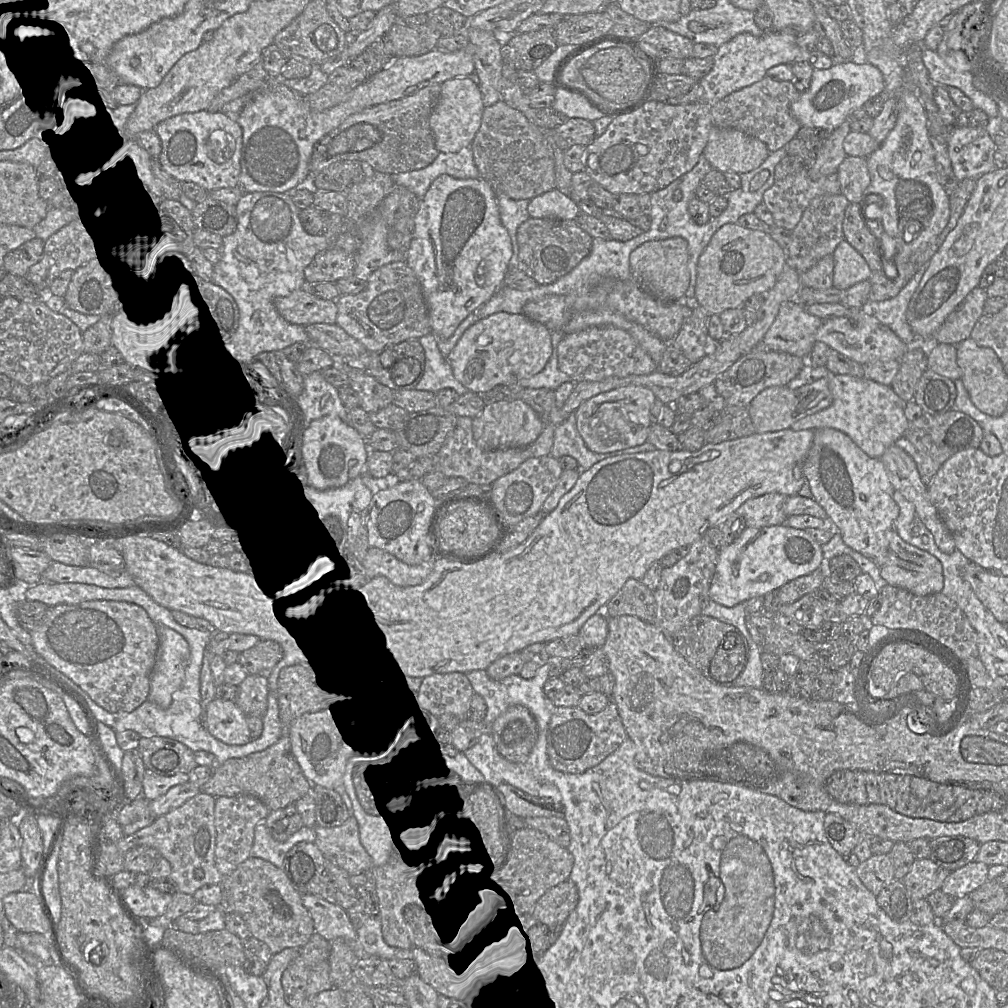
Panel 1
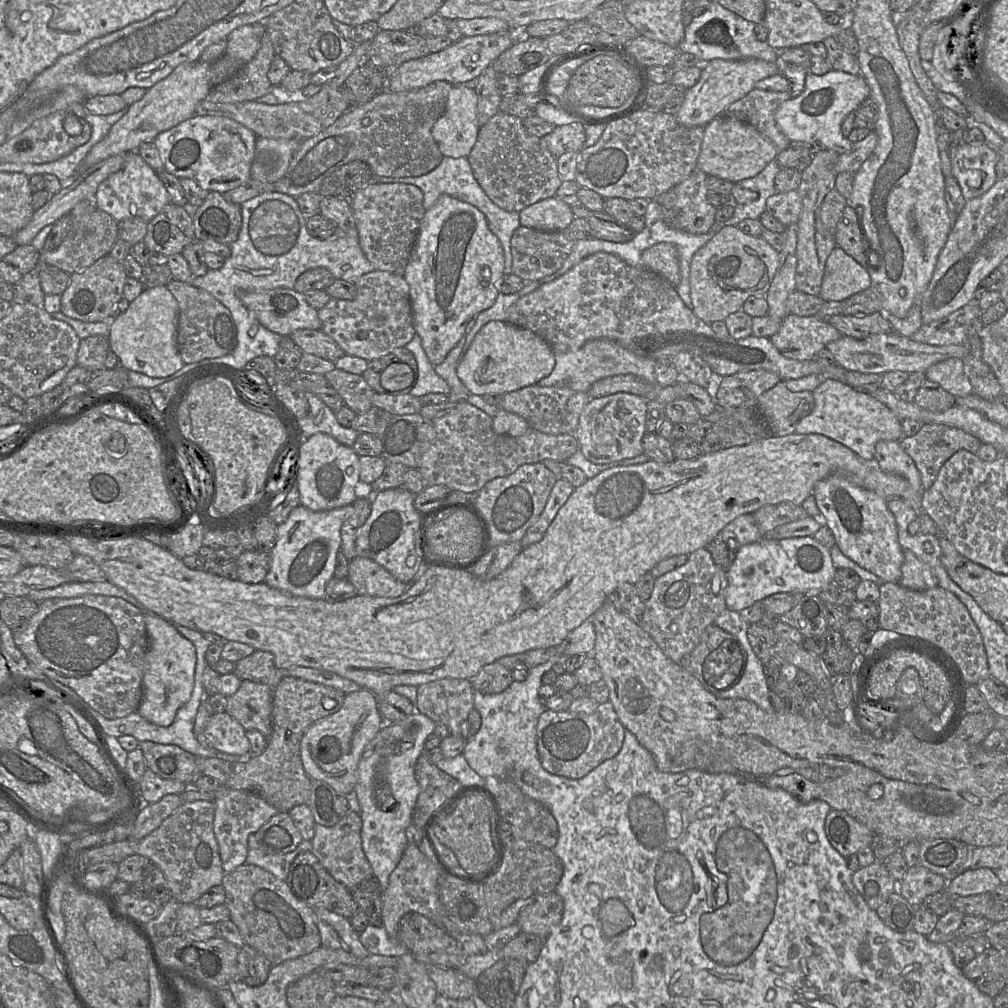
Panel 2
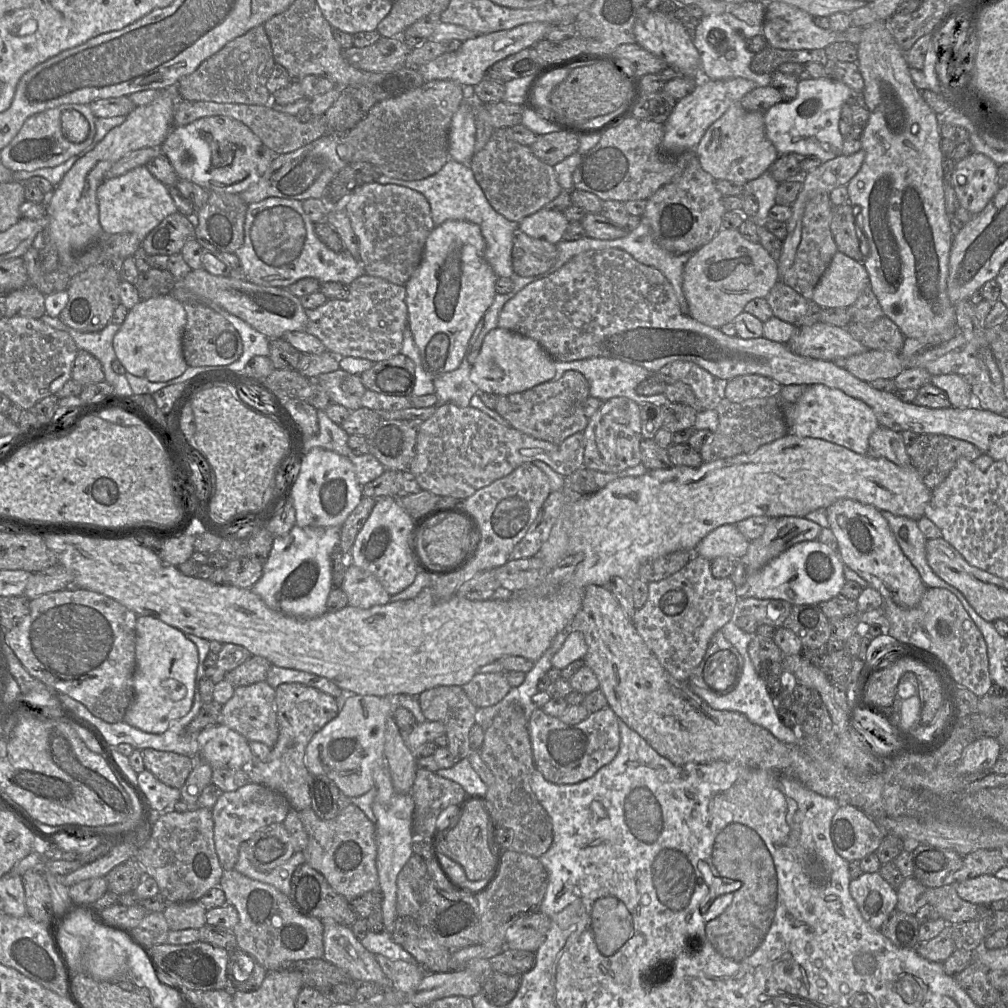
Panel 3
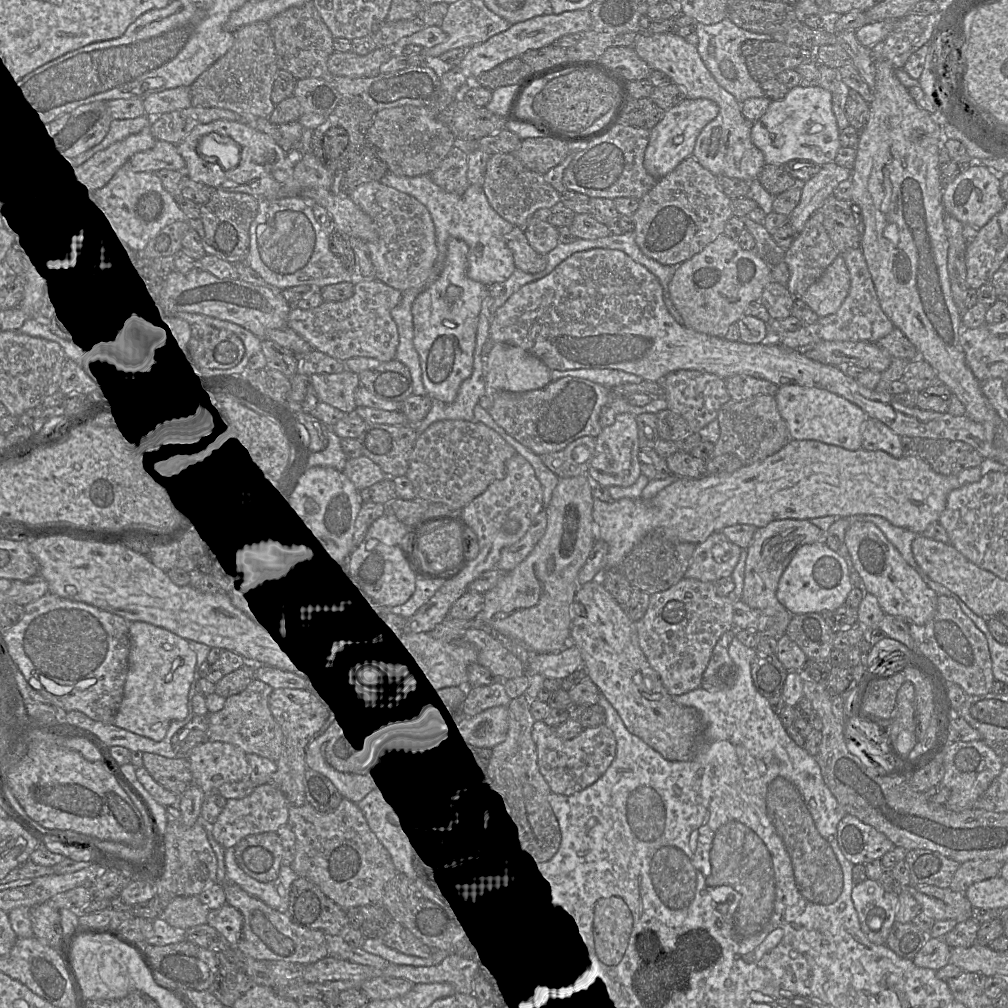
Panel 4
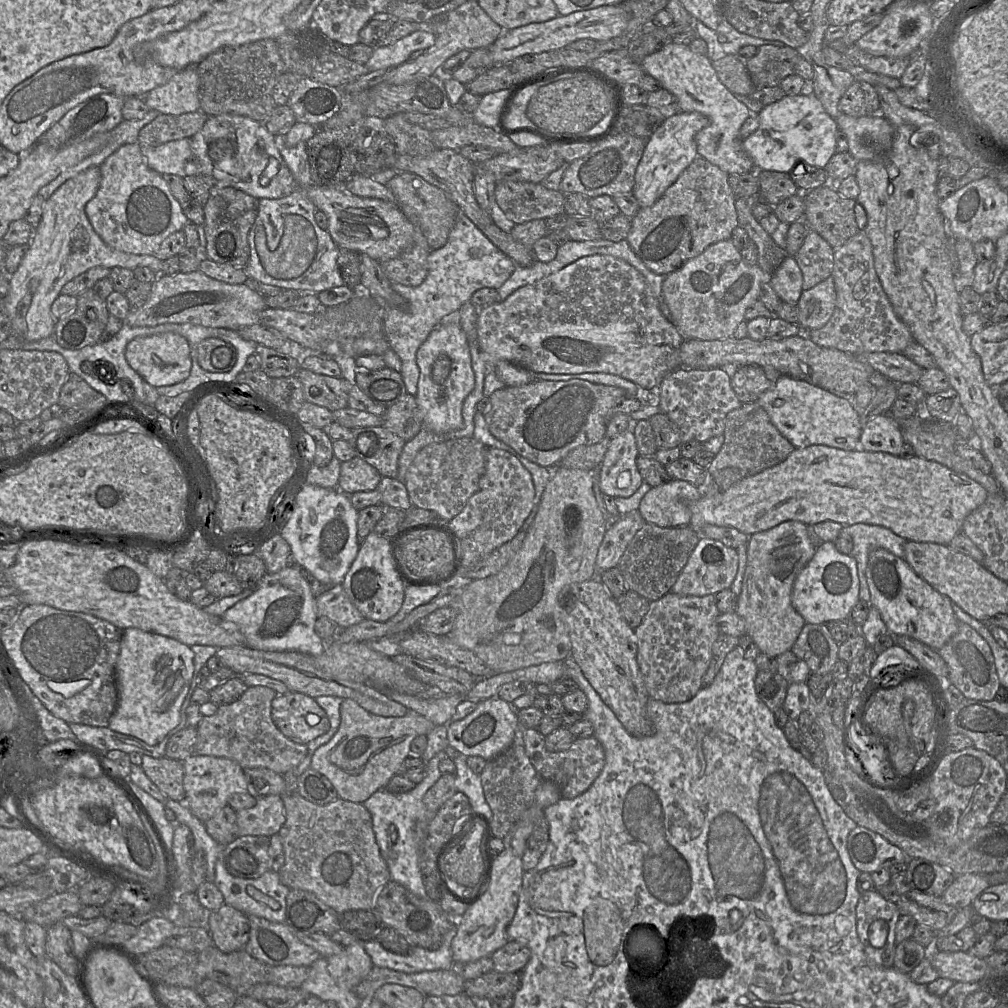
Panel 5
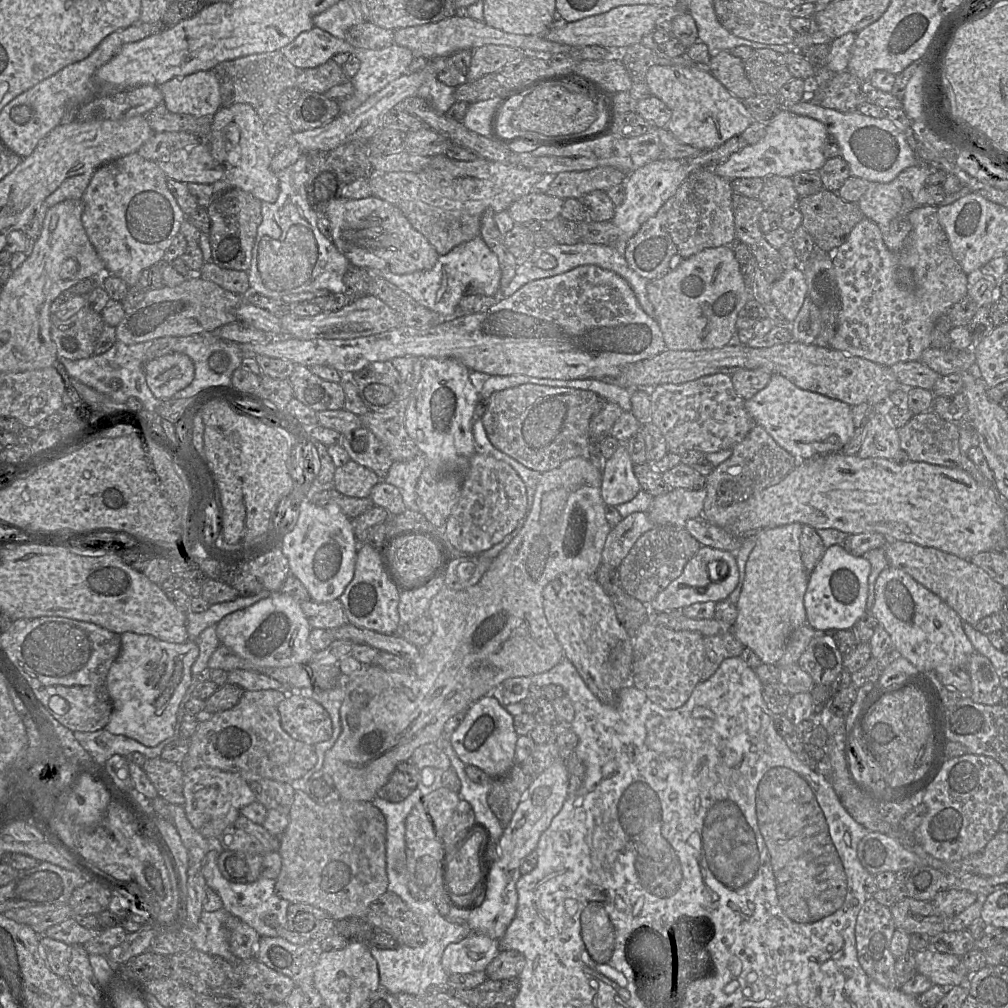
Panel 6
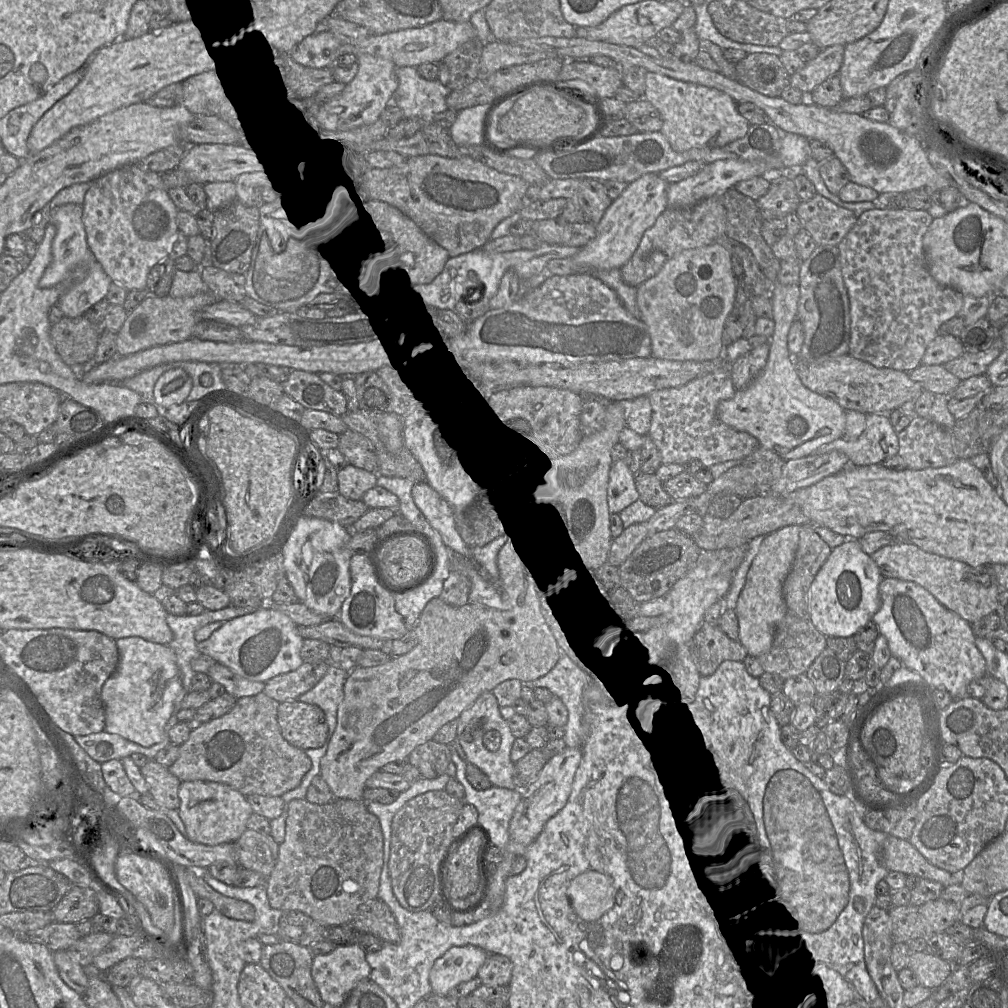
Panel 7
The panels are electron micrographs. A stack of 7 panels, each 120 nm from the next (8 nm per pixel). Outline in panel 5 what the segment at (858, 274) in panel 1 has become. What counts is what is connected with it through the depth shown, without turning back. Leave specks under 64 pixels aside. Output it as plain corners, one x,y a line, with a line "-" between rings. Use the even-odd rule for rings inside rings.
832,275
809,290
798,301
798,325
804,332
823,327
836,306
836,290

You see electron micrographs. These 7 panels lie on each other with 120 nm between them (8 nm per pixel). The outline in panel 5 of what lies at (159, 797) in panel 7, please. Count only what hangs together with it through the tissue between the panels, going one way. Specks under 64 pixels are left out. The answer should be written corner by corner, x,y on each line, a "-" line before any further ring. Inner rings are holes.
142,755
141,767
148,778
168,799
185,802
183,761

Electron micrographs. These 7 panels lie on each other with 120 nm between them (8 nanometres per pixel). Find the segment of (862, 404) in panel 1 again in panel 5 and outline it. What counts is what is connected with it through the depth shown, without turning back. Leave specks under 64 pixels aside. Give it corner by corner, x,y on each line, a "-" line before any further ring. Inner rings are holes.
781,374
756,402
767,412
778,431
795,448
825,445
854,451
859,445
862,432
860,415
848,400
818,386

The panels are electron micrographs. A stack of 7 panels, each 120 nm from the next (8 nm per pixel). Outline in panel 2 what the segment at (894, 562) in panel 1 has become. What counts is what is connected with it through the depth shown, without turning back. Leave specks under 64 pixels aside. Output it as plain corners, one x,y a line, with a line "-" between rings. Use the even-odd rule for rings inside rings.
903,550
904,562
899,584
911,590
928,590
938,586
938,580
929,566
911,550

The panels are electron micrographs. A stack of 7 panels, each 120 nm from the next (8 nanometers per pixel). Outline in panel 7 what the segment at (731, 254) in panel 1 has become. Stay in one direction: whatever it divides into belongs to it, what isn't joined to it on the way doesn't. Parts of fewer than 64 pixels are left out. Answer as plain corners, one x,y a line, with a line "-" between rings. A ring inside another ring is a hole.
713,243
681,252
668,260
660,271
637,287
636,303
640,320
646,325
651,340
651,357
672,361
711,361
723,359
722,330
736,299
736,277
731,254

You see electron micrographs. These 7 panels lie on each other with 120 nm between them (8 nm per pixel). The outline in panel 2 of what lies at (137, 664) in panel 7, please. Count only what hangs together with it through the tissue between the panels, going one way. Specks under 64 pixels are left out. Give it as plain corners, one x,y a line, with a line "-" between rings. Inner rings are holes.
145,611
145,625
147,651
144,656
142,699
137,711
151,723
167,727
173,723
179,708
191,697
197,661
196,648
172,622
153,612

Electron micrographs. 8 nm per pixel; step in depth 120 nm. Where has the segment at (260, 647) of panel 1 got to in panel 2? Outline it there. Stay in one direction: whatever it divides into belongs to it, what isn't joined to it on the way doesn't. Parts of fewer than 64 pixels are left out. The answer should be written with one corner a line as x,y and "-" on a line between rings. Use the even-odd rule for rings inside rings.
255,650
235,663
233,673
242,681
266,682
275,668
275,657
271,652

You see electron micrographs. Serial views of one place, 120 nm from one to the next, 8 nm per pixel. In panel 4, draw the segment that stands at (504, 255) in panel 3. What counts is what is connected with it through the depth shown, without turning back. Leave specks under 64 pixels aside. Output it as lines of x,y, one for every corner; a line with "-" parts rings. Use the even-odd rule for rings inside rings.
388,172
380,180
383,185
404,192
421,202
430,212
435,233
438,256
428,285
440,274
451,238
463,240
469,248
467,276
486,286
502,283
516,270
511,250
505,242
505,235
516,226
503,219
489,204
481,186
470,184
462,195
449,193
436,185
429,175
416,177
398,176

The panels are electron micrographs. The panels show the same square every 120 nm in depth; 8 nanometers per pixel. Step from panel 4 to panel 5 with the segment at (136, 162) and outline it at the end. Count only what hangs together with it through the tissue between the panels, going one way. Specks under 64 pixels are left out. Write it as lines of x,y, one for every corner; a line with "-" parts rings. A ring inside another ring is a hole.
190,139
140,147
148,166
161,175
173,174
182,178
200,175
190,147

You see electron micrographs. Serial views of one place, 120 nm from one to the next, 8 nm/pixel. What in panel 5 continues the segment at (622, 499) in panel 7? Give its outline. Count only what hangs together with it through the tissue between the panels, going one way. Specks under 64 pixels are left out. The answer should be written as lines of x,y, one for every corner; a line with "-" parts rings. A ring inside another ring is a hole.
632,428
610,440
597,473
598,486
603,494
628,498
637,491
643,482
636,464
638,456

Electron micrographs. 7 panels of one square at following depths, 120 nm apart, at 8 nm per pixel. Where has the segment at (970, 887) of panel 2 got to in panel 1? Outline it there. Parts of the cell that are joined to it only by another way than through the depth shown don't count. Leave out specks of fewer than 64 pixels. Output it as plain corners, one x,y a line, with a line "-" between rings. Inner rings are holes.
972,861
951,871
940,890
955,899
967,896
988,880
988,869
985,863

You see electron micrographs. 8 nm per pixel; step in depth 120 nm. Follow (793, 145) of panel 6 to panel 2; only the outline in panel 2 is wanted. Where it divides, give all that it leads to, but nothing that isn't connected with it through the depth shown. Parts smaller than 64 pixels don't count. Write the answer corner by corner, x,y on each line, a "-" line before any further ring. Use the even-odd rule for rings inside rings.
830,70
824,75
807,74
803,92
781,103
775,113
775,121
784,135
793,142
818,144
822,149
844,154
853,143
843,136
841,125
848,114
870,97
870,88
862,75

